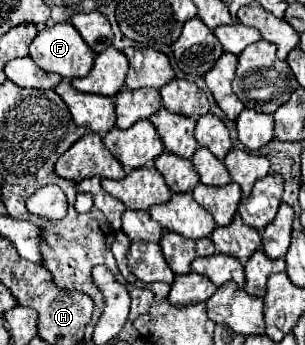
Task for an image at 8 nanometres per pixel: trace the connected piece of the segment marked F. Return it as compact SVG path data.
M62 22L62 24L54 24L48 28L42 28L38 32L38 38L32 42L30 46L30 58L46 72L56 72L66 80L78 78L78 76L86 76L92 70L94 64L94 52L88 50L88 44L80 38L78 30L74 30L74 26L70 22Z

